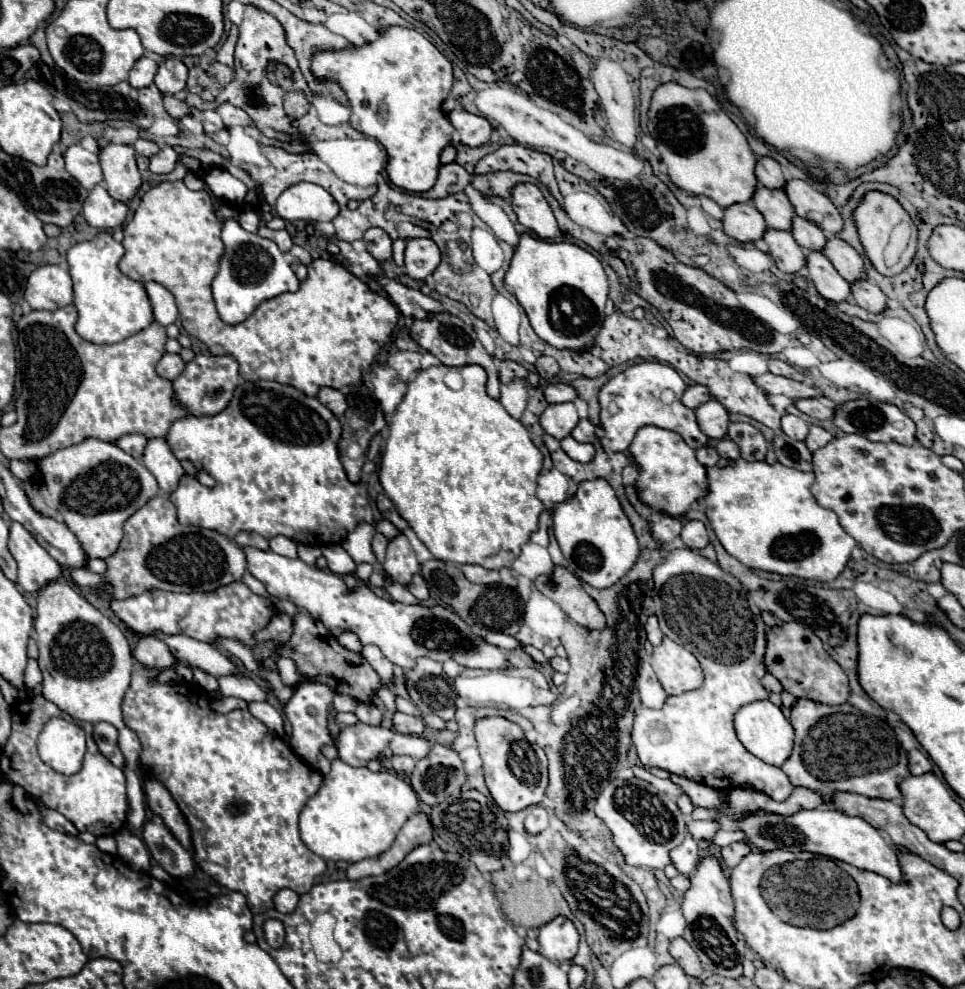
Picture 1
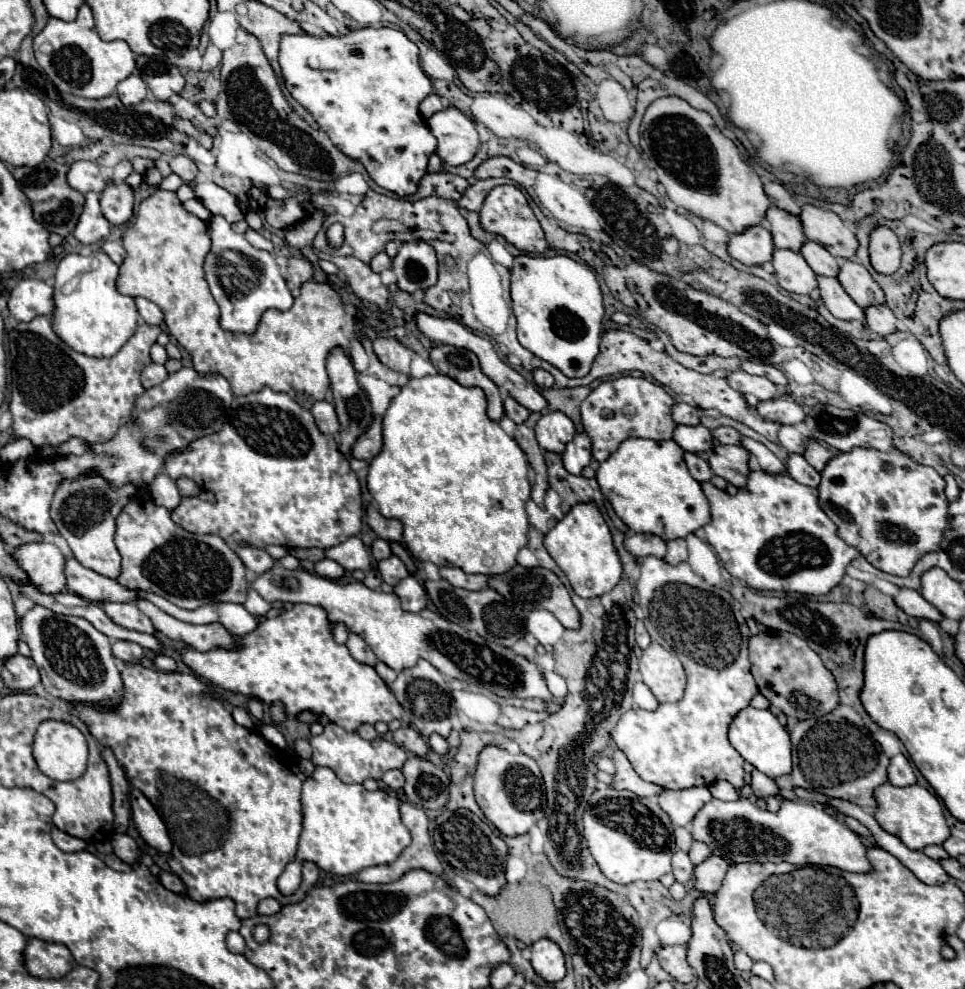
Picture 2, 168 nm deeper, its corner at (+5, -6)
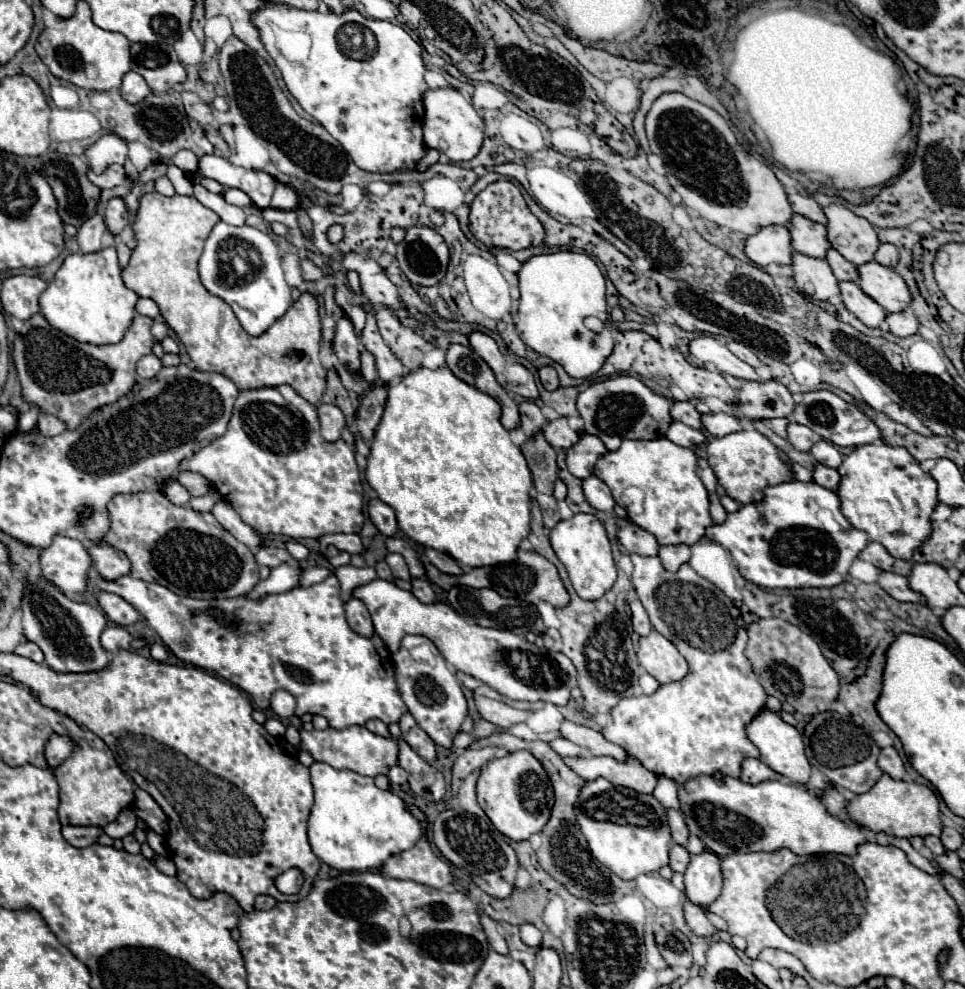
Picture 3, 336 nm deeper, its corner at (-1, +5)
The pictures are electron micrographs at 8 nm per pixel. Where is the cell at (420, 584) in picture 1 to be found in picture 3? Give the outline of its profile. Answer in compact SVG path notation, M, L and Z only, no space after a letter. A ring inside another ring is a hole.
M411 578L411 592L423 604L429 604L435 600L435 592L433 592L431 582L427 578Z

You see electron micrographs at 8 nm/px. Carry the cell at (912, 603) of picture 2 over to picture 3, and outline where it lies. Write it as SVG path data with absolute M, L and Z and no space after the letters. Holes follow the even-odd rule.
M881 572L877 582L883 590L887 590L899 602L913 602L913 604L923 602L923 596L909 588L909 578L907 576L893 574L893 572Z

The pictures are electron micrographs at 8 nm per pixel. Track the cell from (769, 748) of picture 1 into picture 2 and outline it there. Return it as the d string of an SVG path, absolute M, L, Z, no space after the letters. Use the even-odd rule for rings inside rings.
M747 707L739 711L729 727L729 741L739 751L739 755L765 773L769 779L777 779L781 775L791 773L791 741L787 729L777 721L771 711L761 711L755 707Z

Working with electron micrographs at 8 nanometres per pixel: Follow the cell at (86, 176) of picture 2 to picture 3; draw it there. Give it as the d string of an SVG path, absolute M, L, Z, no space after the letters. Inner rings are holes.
M111 164L105 172L101 172L101 174L95 174L93 170L87 170L87 178L95 184L95 186L99 186L99 188L115 188L115 186L119 186L121 184L121 180L125 178L125 170L123 170L123 166L119 166L119 164Z

